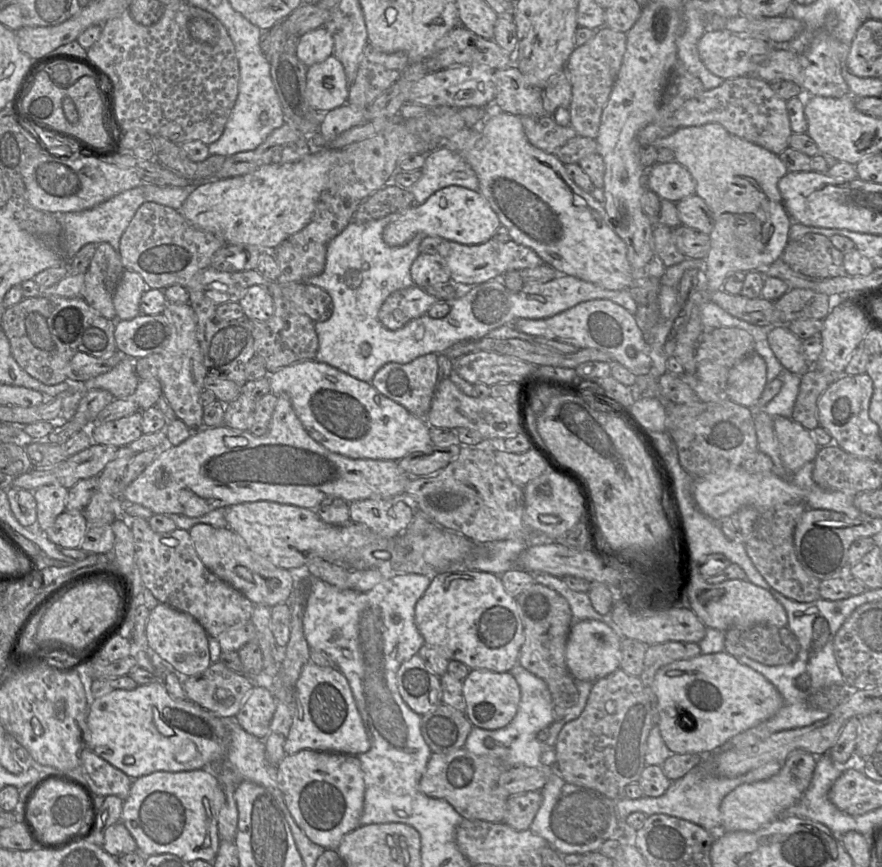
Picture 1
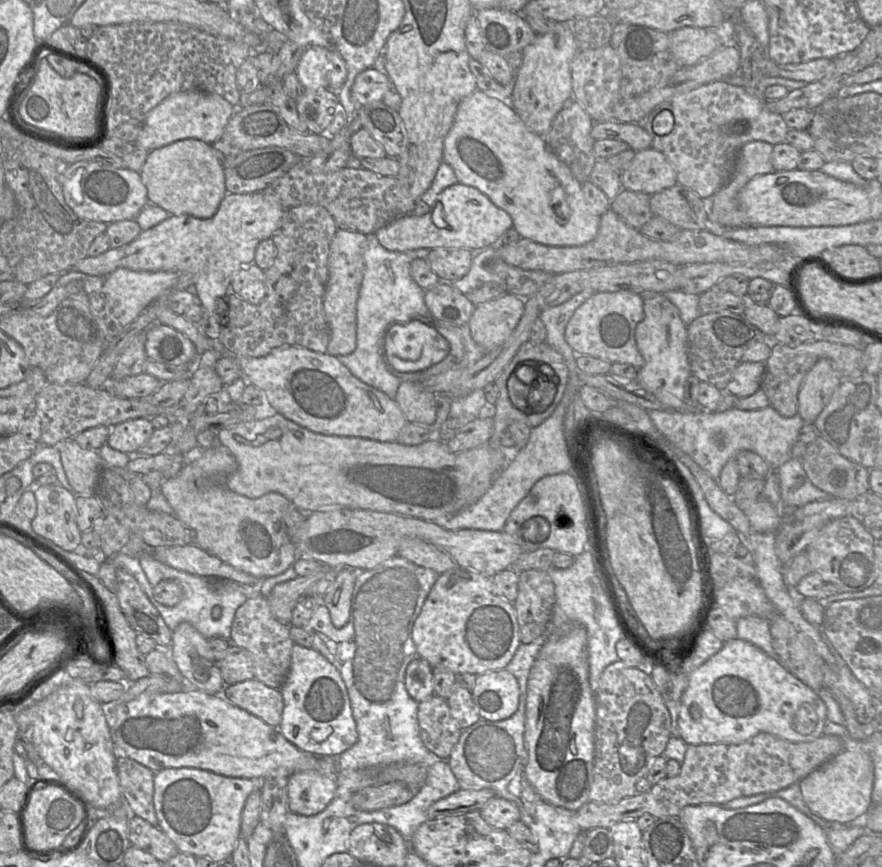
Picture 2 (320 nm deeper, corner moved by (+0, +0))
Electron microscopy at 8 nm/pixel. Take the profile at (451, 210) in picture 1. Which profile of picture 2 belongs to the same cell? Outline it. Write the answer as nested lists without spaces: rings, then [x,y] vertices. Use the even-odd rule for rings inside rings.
[[[459,182],[445,188],[436,198],[432,211],[422,216],[400,216],[375,234],[379,243],[392,252],[416,249],[467,249],[473,255],[491,246],[497,246],[500,237],[512,228],[509,214],[494,205],[478,189]]]

